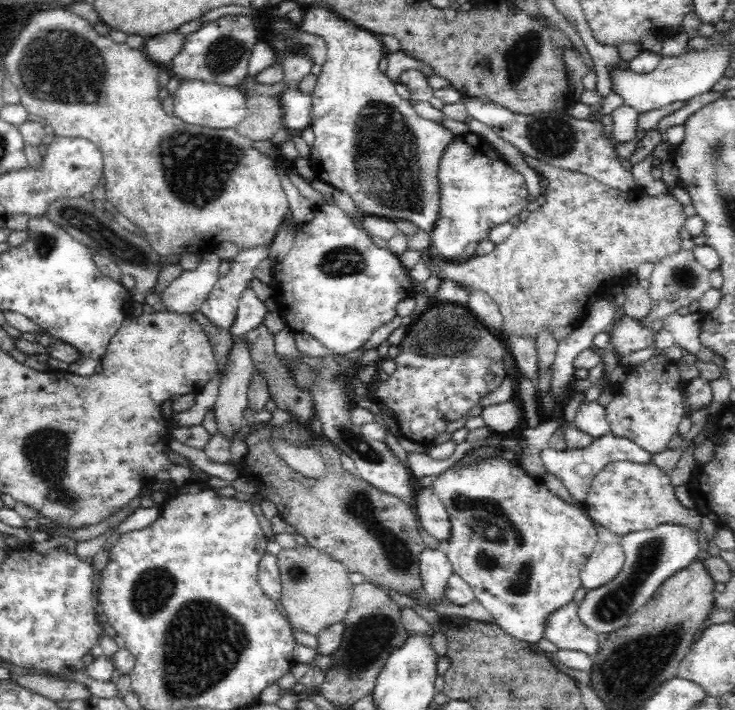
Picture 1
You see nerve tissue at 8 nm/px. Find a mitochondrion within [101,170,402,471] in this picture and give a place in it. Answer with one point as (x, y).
(347, 260)

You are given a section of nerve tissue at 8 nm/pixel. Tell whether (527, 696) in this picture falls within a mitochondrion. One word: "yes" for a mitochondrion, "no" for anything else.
no

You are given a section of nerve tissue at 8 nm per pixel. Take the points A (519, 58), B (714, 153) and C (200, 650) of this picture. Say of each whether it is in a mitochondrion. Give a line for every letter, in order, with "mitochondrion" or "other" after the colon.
A: mitochondrion
B: mitochondrion
C: mitochondrion

